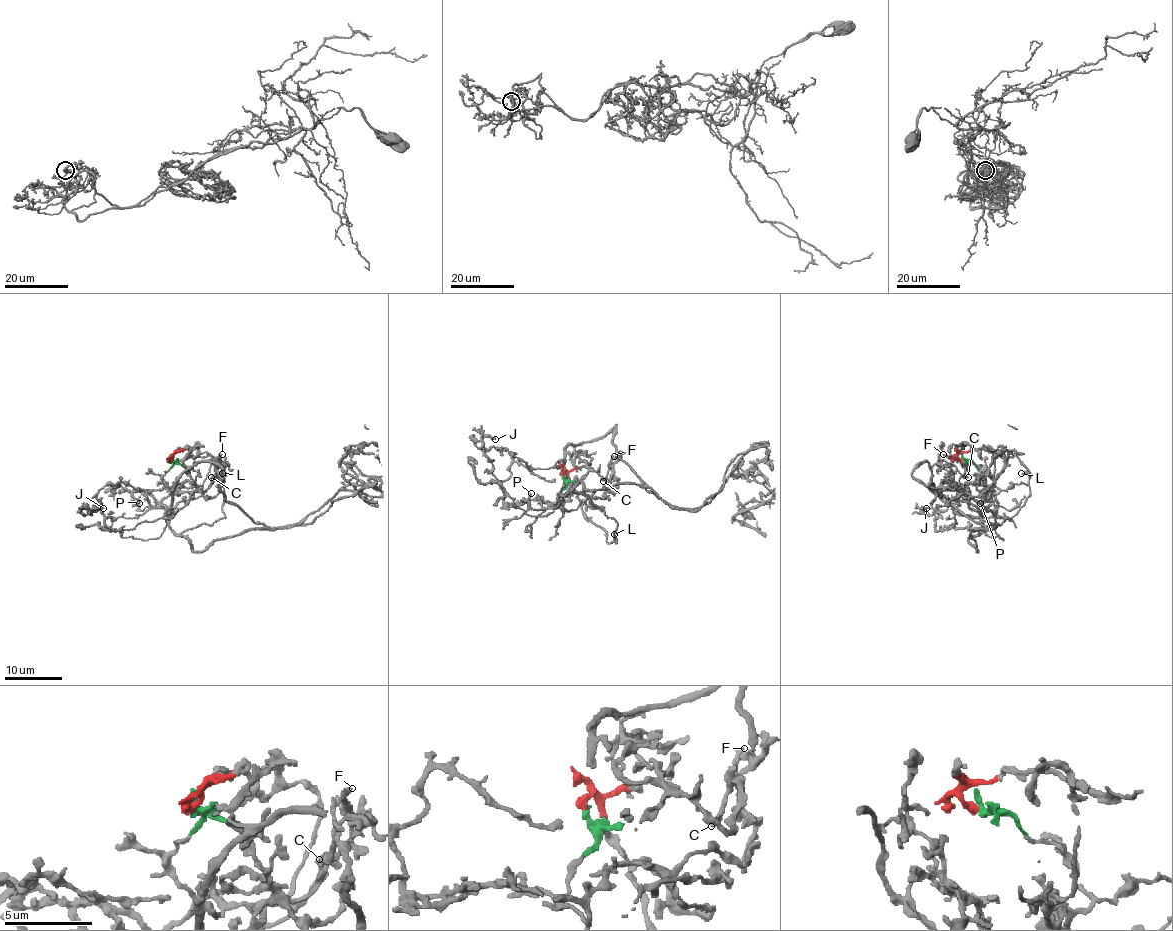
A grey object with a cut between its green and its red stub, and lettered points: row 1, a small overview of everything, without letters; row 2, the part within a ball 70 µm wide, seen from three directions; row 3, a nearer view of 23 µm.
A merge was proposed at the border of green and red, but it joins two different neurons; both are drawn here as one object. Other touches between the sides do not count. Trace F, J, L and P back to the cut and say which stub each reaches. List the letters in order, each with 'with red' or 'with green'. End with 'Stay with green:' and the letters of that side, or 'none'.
F: with green
J: with green
L: with red
P: with green
Stay with green: F, J, P

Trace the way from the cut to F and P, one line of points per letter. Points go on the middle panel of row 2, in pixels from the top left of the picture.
F: (562, 475), (555, 505), (562, 511), (577, 492), (613, 492), (614, 455)
P: (562, 475), (565, 487), (558, 494), (555, 505), (562, 511), (560, 505), (525, 501), (531, 492)

